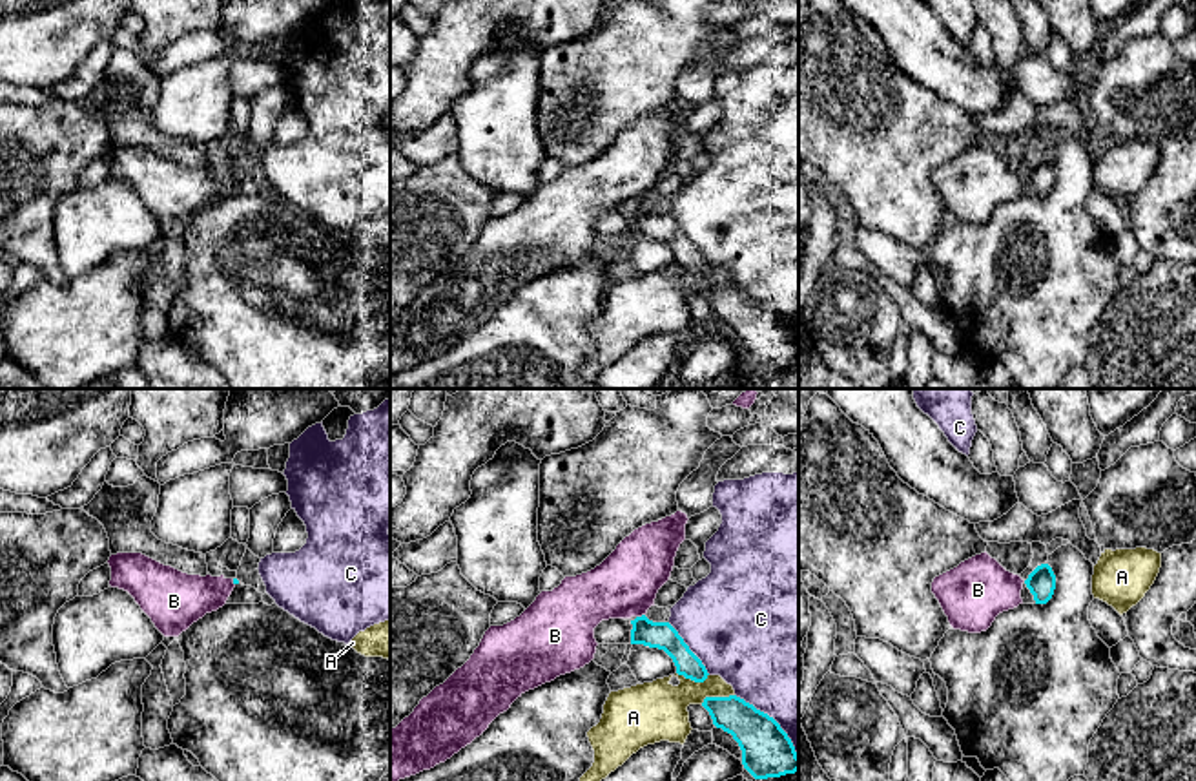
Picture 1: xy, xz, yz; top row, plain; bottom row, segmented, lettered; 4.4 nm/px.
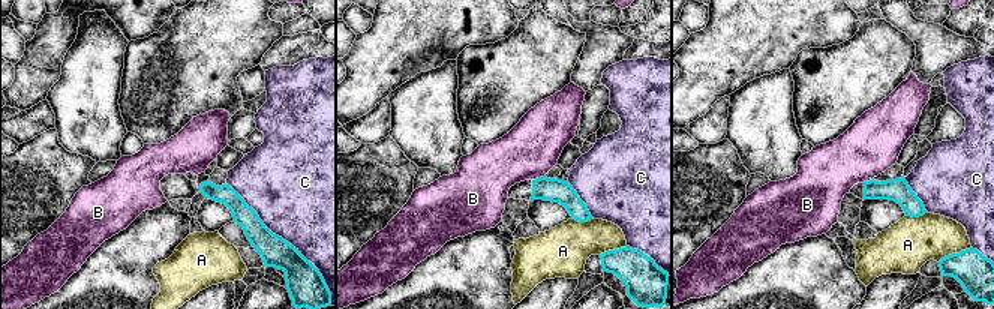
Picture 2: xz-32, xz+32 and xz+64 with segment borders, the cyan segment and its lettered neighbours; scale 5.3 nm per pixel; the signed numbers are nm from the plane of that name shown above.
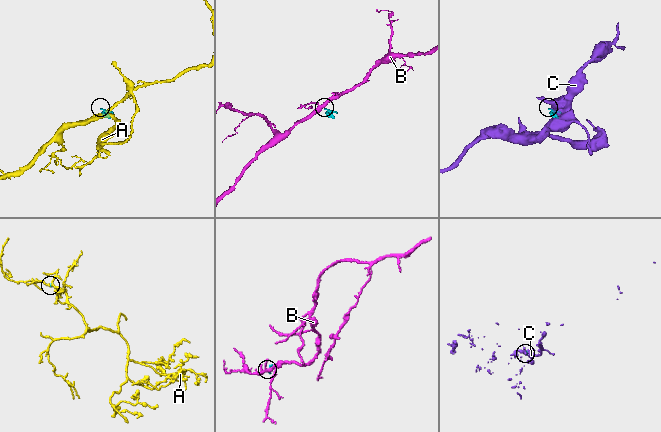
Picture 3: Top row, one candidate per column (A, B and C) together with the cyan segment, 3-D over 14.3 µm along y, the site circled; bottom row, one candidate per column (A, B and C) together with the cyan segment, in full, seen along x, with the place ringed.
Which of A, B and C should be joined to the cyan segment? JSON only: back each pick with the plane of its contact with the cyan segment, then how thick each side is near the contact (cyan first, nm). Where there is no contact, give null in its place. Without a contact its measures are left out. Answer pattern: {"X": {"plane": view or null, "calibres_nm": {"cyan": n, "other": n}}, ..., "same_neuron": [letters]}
{"same_neuron": []}

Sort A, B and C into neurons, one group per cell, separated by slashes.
A / B / C

